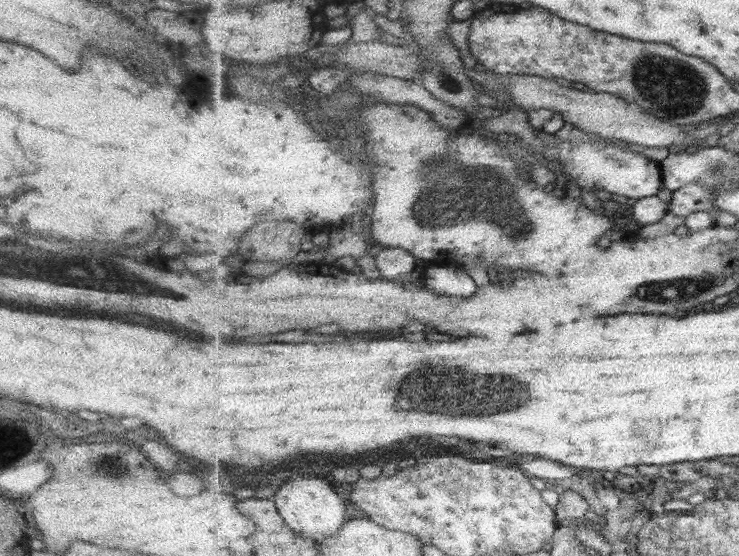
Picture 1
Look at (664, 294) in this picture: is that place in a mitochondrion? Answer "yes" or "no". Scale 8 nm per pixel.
yes

